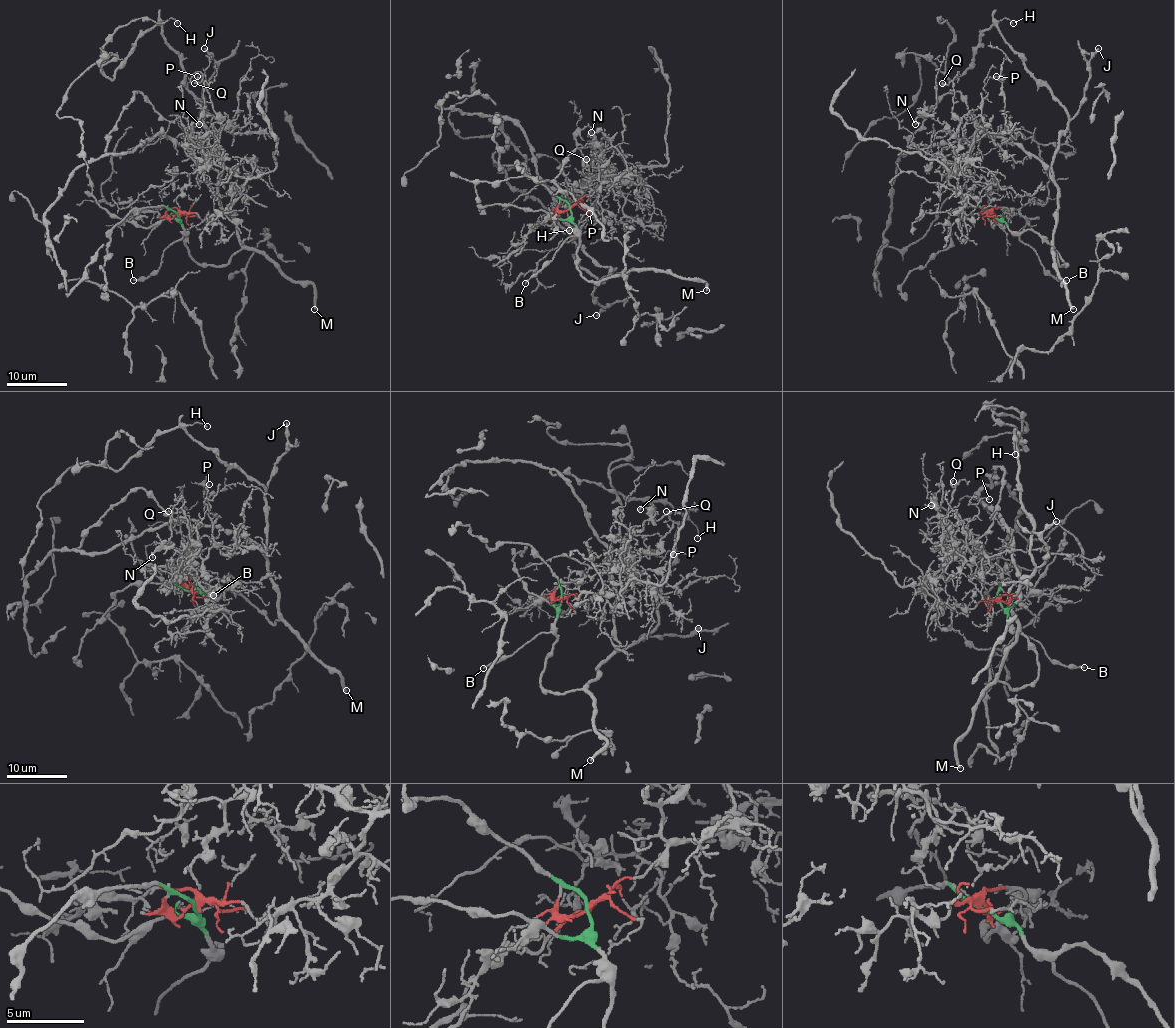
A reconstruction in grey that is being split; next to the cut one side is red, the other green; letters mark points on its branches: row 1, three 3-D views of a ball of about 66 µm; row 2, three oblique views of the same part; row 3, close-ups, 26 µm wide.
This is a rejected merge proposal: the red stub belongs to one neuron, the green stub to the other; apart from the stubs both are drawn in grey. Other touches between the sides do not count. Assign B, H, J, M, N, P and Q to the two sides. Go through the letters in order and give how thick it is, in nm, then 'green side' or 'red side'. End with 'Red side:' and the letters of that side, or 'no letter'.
B: 180 nm thick; green side
H: 110 nm thick; green side
J: 240 nm thick; green side
M: 320 nm thick; green side
N: 200 nm thick; red side
P: 120 nm thick; red side
Q: 110 nm thick; red side
Red side: N, P, Q

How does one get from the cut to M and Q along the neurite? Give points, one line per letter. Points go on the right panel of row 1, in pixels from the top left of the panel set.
M: (990, 214), (1012, 231), (1037, 232), (1051, 246), (1064, 262), (1060, 265), (1052, 249), (1054, 268), (1073, 309)
Q: (990, 214), (969, 218), (963, 196), (948, 181), (959, 161), (948, 140), (959, 122), (951, 81), (942, 83)

